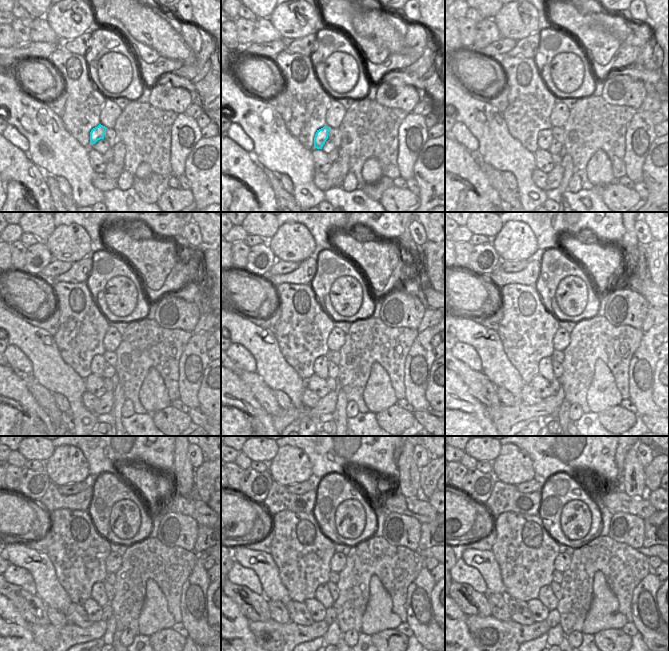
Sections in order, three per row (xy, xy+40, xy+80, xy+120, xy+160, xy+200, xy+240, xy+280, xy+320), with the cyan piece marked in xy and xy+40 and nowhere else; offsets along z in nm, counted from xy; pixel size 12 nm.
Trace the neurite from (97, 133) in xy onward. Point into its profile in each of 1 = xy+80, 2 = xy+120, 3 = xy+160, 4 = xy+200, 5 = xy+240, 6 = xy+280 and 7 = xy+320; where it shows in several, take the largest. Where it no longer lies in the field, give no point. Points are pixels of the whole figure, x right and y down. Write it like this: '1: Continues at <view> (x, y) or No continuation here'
1: Continues at xy+80 (545, 137)
2: Continues at xy+120 (97, 363)
3: Continues at xy+160 (321, 363)
4: Continues at xy+200 (545, 365)
5: Continues at xy+240 (98, 593)
6: Continues at xy+280 (322, 594)
7: Continues at xy+320 (546, 596)

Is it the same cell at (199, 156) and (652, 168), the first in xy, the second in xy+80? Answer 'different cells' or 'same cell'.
same cell

